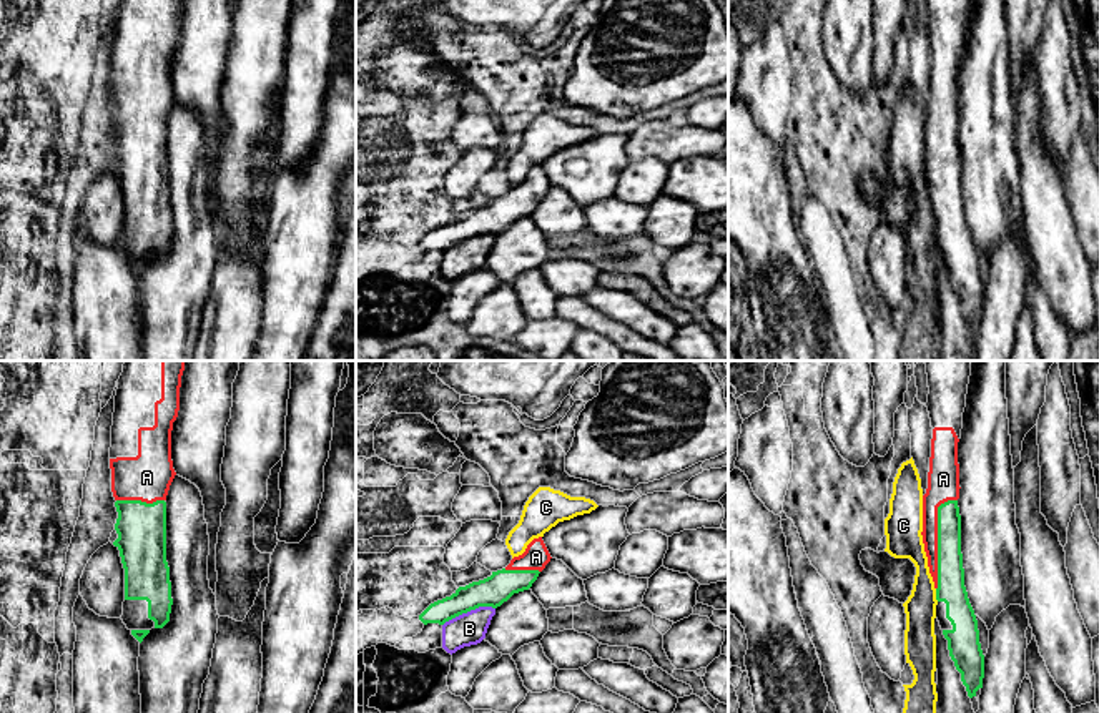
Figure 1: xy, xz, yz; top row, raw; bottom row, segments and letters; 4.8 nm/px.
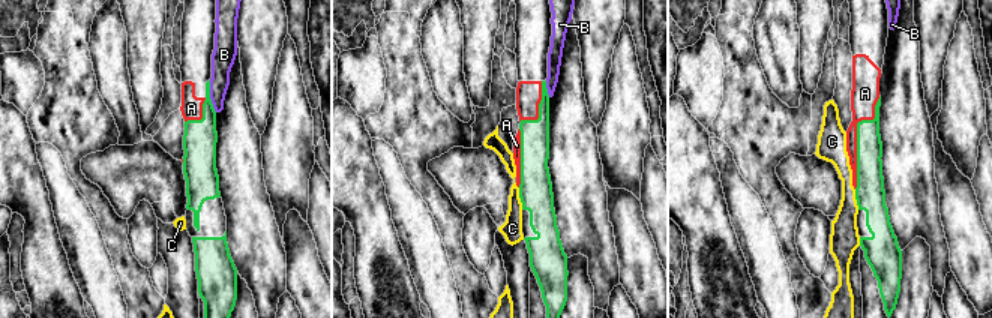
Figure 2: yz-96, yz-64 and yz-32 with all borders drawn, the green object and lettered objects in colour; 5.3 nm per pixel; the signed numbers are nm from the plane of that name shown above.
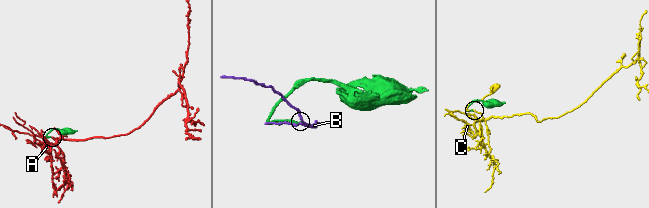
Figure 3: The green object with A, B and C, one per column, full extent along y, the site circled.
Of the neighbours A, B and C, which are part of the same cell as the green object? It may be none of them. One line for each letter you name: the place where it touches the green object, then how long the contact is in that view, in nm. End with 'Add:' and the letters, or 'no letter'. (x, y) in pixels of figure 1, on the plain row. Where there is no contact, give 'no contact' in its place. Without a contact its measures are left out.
A: meets green in yz at (938, 167); contact 460 nm long
Add: A

